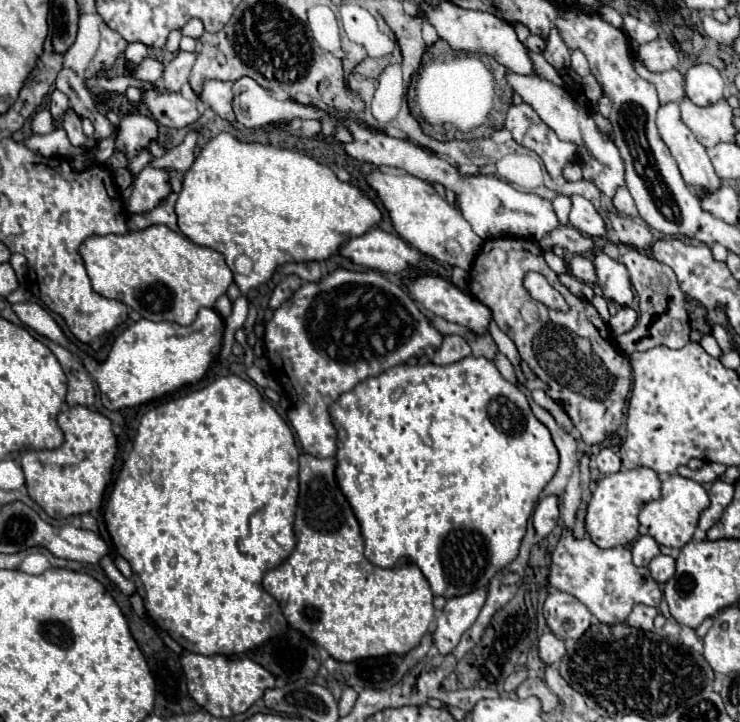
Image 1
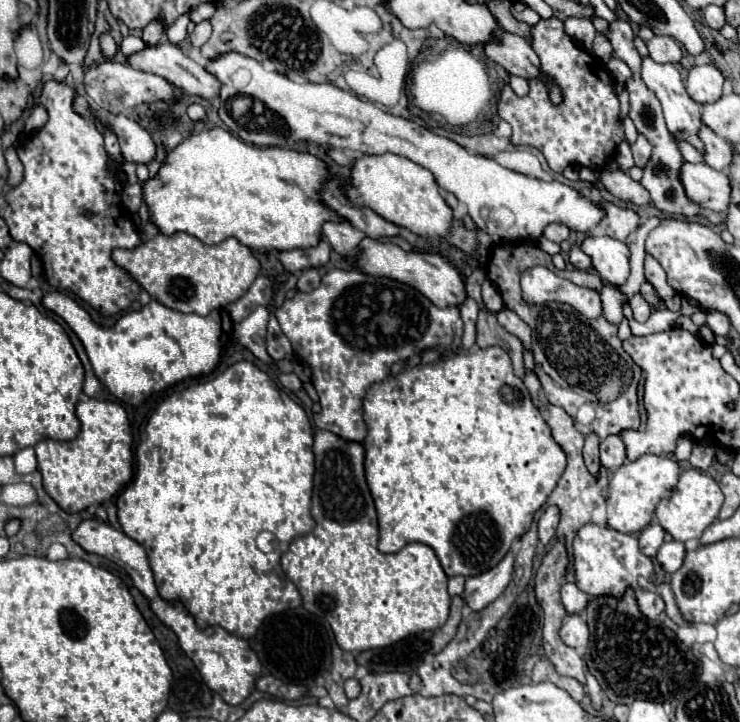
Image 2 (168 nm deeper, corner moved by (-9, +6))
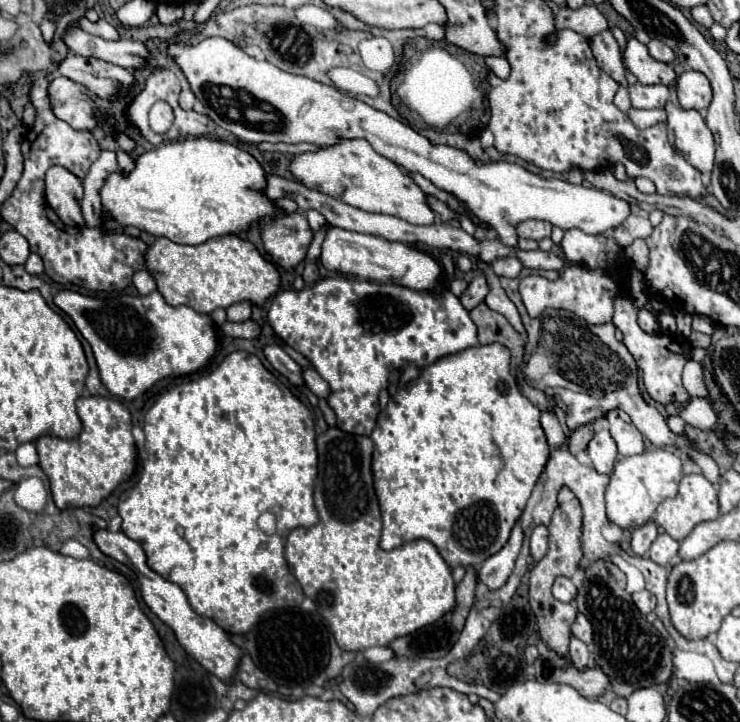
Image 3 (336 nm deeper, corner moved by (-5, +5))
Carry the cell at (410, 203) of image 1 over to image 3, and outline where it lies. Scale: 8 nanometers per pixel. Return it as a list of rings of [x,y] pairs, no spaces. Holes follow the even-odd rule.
[[[341,141],[333,147],[323,147],[317,153],[301,153],[291,161],[289,169],[303,185],[319,189],[321,193],[345,201],[361,211],[387,213],[401,217],[411,225],[433,225],[435,221],[435,213],[427,205],[427,195],[411,179],[411,175],[391,159],[375,153],[367,141]]]

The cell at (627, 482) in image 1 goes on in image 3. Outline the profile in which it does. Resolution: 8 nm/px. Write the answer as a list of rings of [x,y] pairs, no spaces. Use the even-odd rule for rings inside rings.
[[[655,449],[621,459],[611,473],[605,493],[609,521],[621,529],[637,529],[645,525],[653,517],[657,505],[663,499],[677,495],[679,481],[681,481],[681,457],[677,453]]]

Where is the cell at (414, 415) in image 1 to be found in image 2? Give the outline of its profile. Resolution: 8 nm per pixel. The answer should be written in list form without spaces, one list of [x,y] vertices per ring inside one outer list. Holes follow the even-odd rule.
[[[475,348],[467,350],[471,354],[455,354],[455,356],[441,356],[433,364],[423,364],[415,368],[403,368],[397,376],[389,376],[381,384],[373,384],[363,400],[365,408],[365,422],[369,428],[369,436],[363,440],[365,444],[365,476],[369,480],[369,490],[373,492],[375,508],[379,514],[379,550],[385,554],[399,552],[409,542],[423,542],[435,550],[441,560],[441,566],[447,576],[477,576],[493,564],[501,562],[501,556],[509,552],[511,542],[525,534],[529,528],[533,514],[545,504],[549,494],[553,492],[557,480],[565,470],[565,452],[561,446],[549,436],[549,426],[543,420],[541,412],[535,408],[525,384],[521,378],[515,376],[513,364],[509,354],[503,348]]]

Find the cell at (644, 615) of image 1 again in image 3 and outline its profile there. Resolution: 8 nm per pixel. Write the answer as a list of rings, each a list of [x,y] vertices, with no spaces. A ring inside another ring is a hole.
[[[639,591],[639,593],[633,593],[633,601],[637,605],[637,609],[647,615],[655,609],[655,597],[649,593],[649,591]]]

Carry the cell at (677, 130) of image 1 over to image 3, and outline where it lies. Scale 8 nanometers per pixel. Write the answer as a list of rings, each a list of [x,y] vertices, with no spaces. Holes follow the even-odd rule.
[[[629,39],[625,49],[625,65],[637,77],[641,85],[671,85],[675,81],[675,71],[671,65],[655,61],[647,47],[637,39]]]

